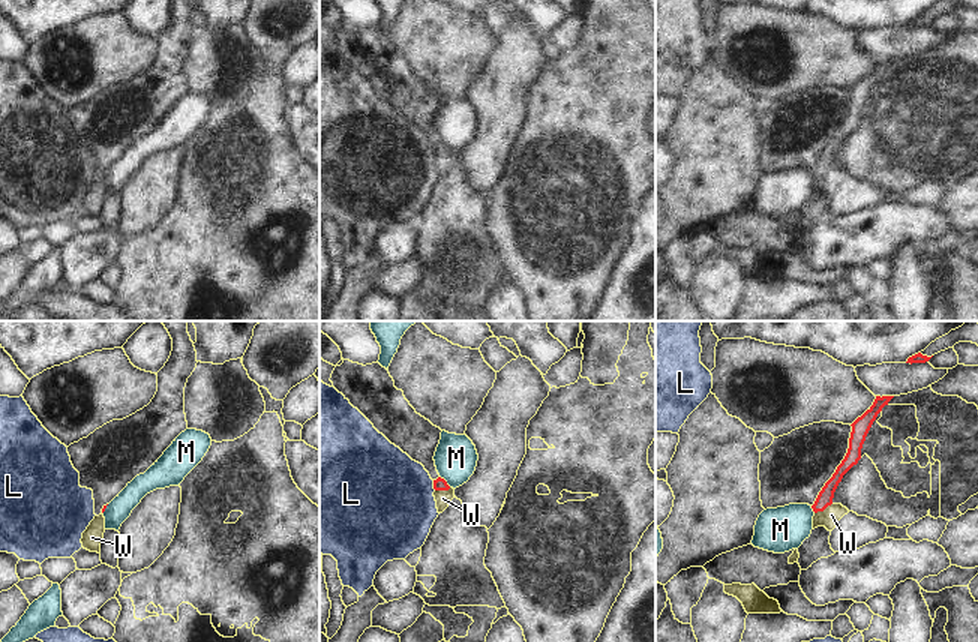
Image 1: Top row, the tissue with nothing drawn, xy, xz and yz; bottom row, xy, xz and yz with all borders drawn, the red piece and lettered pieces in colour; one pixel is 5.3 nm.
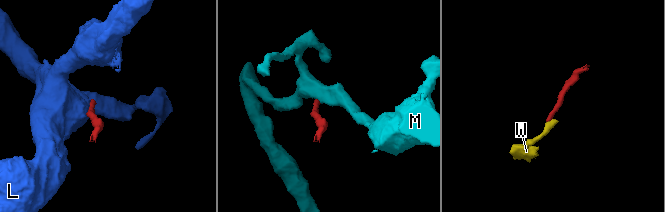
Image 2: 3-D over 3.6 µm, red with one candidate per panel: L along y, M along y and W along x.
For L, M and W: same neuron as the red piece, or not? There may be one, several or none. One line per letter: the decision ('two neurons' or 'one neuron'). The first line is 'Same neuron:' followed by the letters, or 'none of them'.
Same neuron: W
L: two neurons
M: two neurons
W: one neuron

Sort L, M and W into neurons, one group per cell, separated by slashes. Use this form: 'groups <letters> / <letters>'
groups L / M / W

